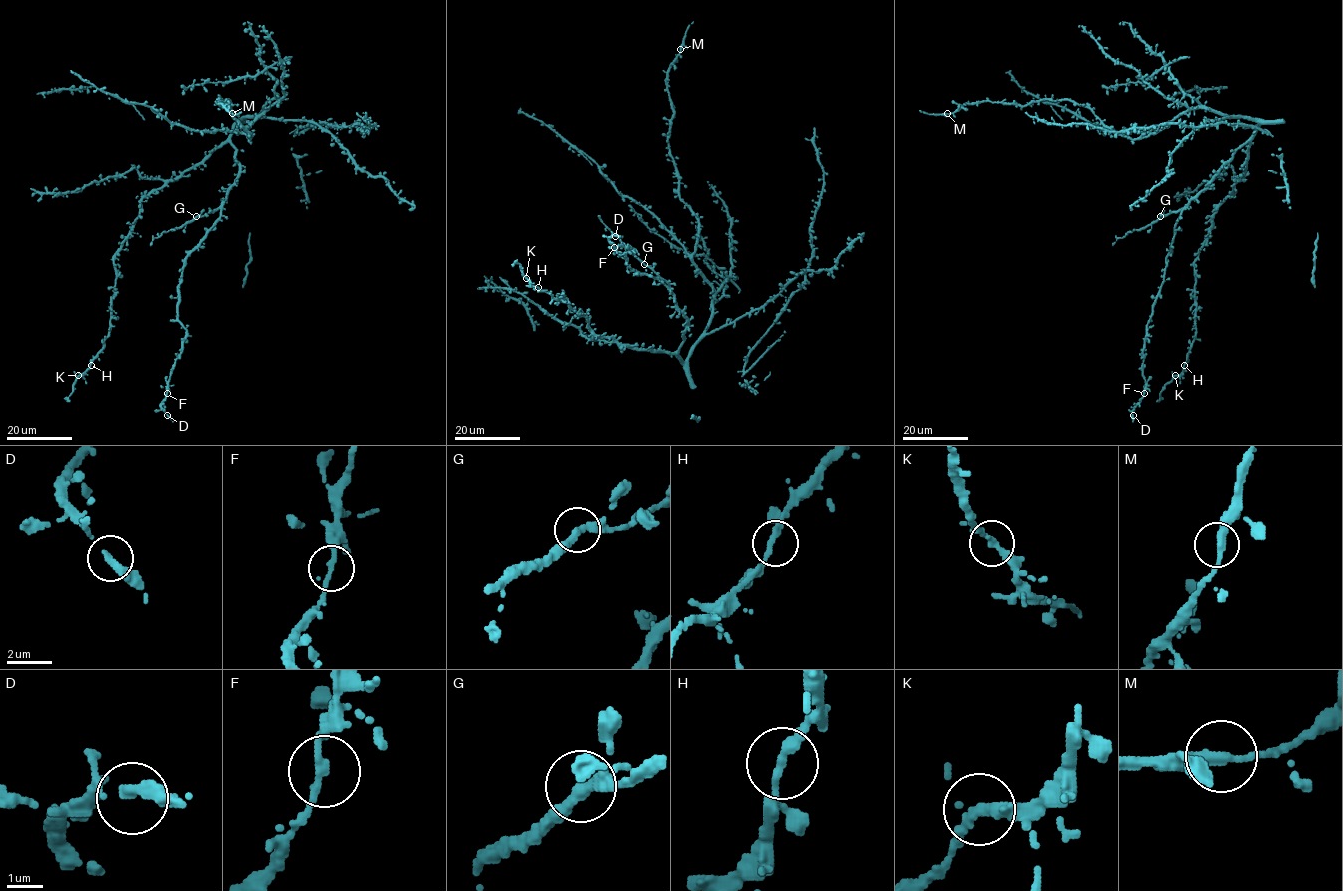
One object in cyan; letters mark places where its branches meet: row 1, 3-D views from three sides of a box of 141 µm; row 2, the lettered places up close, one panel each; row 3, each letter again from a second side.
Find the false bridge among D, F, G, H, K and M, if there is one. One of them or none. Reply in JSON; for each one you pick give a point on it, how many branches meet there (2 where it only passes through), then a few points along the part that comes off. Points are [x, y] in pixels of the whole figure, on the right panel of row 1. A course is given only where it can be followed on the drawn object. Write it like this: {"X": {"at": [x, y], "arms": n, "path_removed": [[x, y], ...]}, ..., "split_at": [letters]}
{"split_at": []}

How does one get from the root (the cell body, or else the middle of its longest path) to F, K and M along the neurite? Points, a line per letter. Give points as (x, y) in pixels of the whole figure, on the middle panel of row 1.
F: (700, 339), (684, 362), (678, 347), (687, 322), (669, 284), (631, 269), (625, 253), (634, 249), (614, 247)
K: (700, 339), (686, 362), (674, 354), (632, 349), (597, 337), (587, 319), (563, 297), (554, 299), (526, 278)
M: (700, 339), (713, 287), (692, 260), (698, 218), (679, 197), (668, 142), (673, 109), (666, 76), (680, 49)

